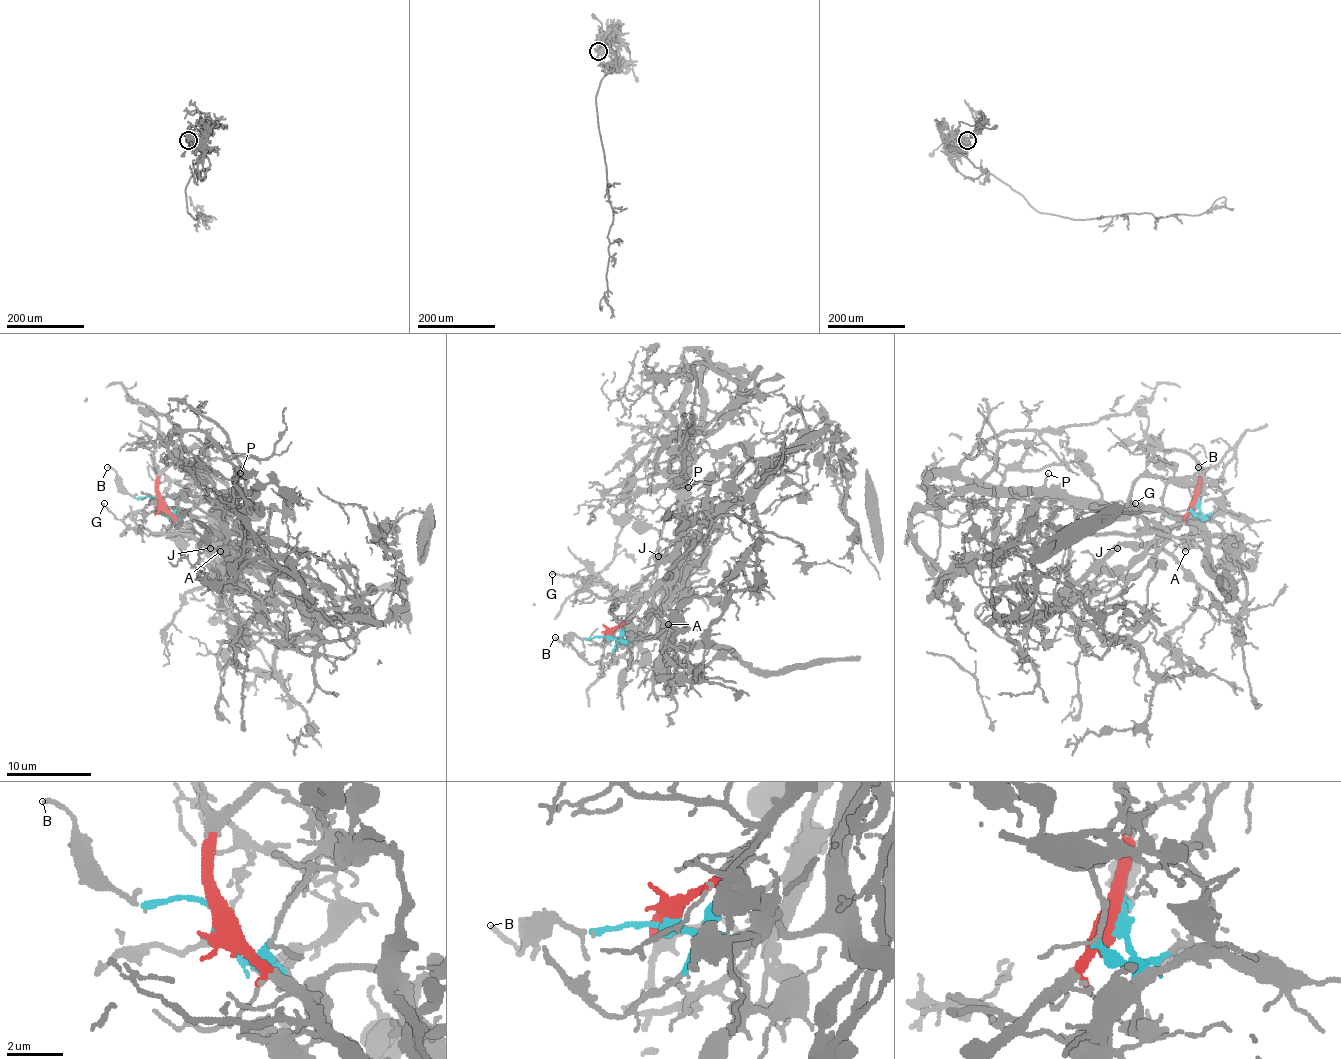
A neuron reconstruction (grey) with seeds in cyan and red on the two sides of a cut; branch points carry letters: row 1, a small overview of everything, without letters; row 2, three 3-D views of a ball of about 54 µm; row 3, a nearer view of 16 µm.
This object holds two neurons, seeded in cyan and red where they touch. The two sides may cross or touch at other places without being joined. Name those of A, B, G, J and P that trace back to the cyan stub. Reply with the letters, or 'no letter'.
A, B, P

